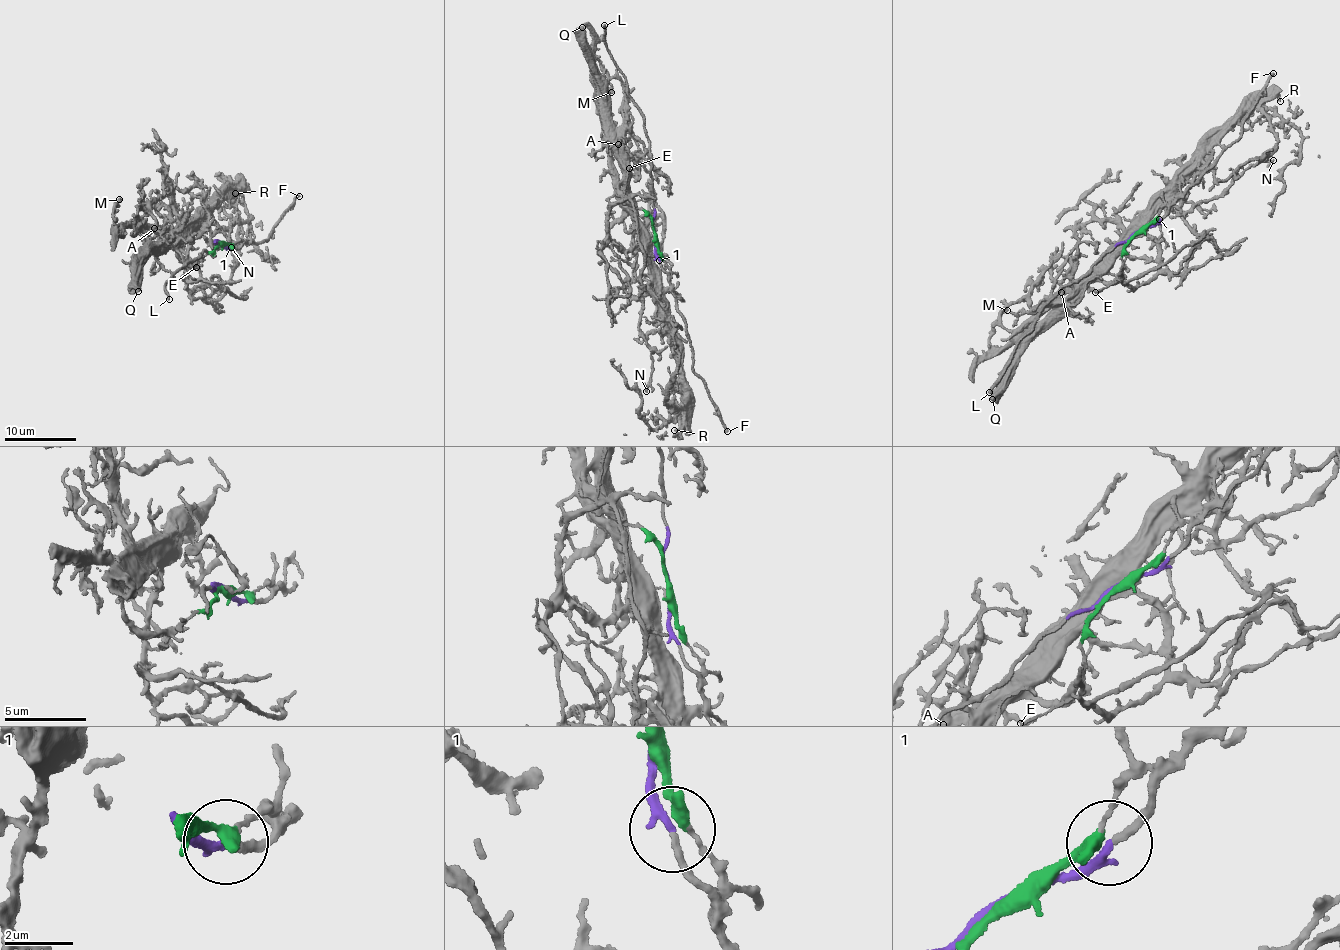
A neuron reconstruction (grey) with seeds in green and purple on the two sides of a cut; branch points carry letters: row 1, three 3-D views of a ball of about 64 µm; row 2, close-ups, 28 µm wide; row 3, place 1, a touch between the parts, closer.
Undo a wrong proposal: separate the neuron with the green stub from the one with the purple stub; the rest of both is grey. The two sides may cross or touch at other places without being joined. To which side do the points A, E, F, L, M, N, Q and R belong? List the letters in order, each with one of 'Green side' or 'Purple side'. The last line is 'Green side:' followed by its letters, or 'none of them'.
A: Green side
E: Green side
F: Purple side
L: Purple side
M: Green side
N: Green side
Q: Green side
R: Green side
Green side: A, E, M, N, Q, R

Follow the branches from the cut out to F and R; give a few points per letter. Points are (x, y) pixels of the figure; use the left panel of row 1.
F: (218, 241), (226, 249), (254, 241), (262, 243), (273, 232), (280, 215), (300, 195)
R: (218, 243), (214, 249), (194, 261), (182, 260), (175, 246), (233, 184), (228, 178), (235, 183), (234, 193)

